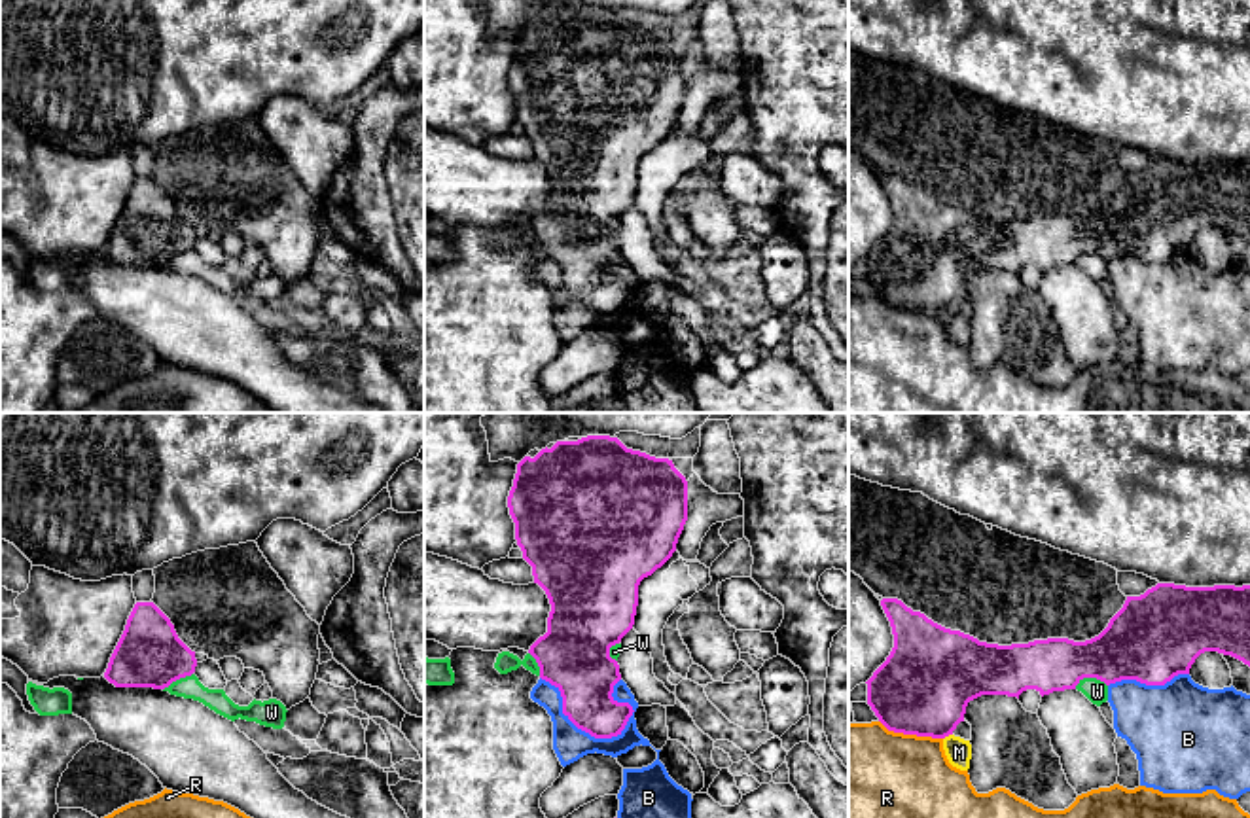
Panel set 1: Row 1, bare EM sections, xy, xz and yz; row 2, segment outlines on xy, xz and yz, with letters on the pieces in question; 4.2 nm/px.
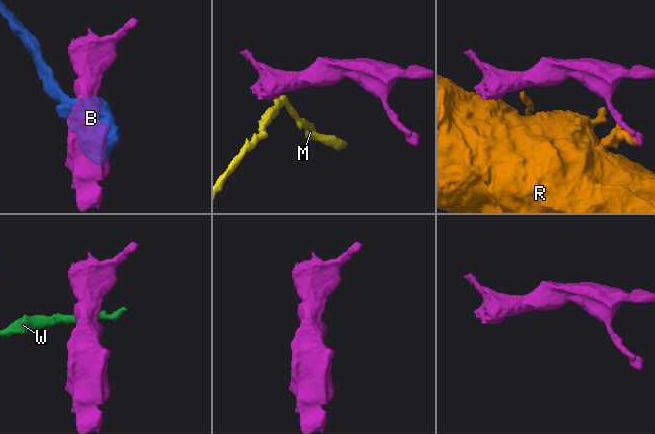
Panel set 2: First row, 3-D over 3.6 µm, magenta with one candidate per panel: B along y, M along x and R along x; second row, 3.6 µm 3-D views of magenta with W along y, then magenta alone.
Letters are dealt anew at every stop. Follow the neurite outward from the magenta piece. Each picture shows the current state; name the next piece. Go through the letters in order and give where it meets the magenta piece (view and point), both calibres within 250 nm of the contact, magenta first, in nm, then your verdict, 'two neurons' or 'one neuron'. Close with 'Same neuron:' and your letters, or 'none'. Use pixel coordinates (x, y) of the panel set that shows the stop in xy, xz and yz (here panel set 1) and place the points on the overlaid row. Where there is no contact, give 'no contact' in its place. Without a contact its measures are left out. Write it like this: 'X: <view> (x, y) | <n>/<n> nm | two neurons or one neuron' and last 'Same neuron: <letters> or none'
B: xz (582, 729) | 260/140 nm | two neurons
M: yz (947, 735) | 400/110 nm | two neurons
R: yz (911, 733) | 400/400 nm | two neurons
W: yz (1089, 676) | 300/100 nm | two neurons
Same neuron: none

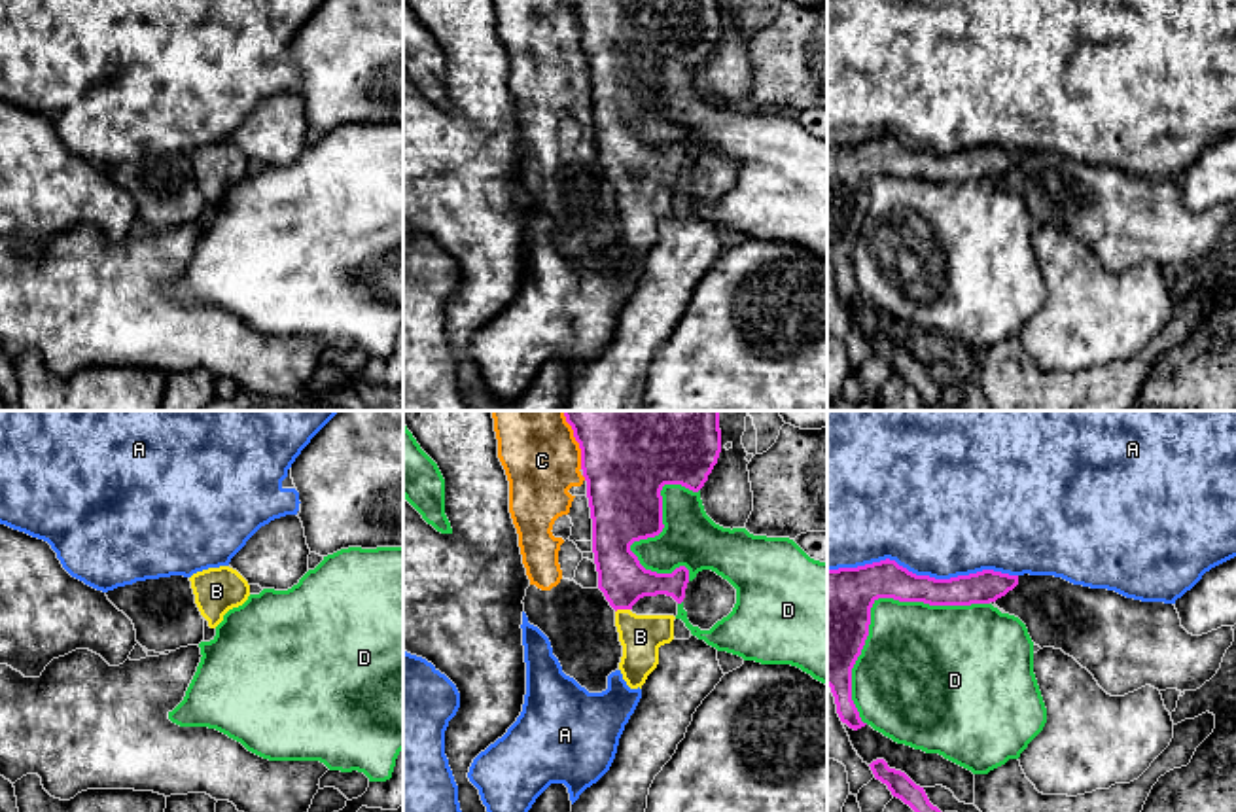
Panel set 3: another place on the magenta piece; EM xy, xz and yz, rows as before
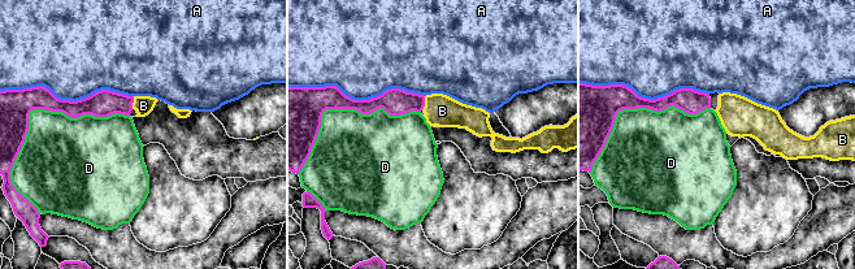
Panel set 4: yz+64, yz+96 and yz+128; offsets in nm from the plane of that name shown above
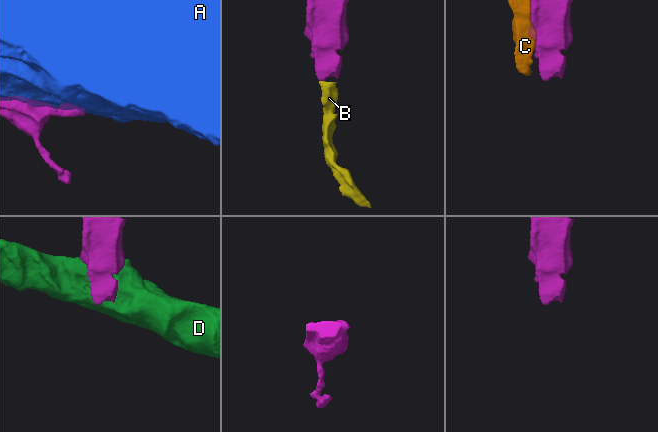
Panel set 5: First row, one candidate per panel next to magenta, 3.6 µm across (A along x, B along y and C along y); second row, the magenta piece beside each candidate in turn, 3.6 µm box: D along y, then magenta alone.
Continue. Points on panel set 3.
A: yz (922, 576) | 160/480 nm | two neurons
B: xz (621, 608) | 200/180 nm | one neuron
C: xz (576, 440) | 500/320 nm | two neurons
D: yz (873, 602) | 360/380 nm | two neurons
Same neuron: B

